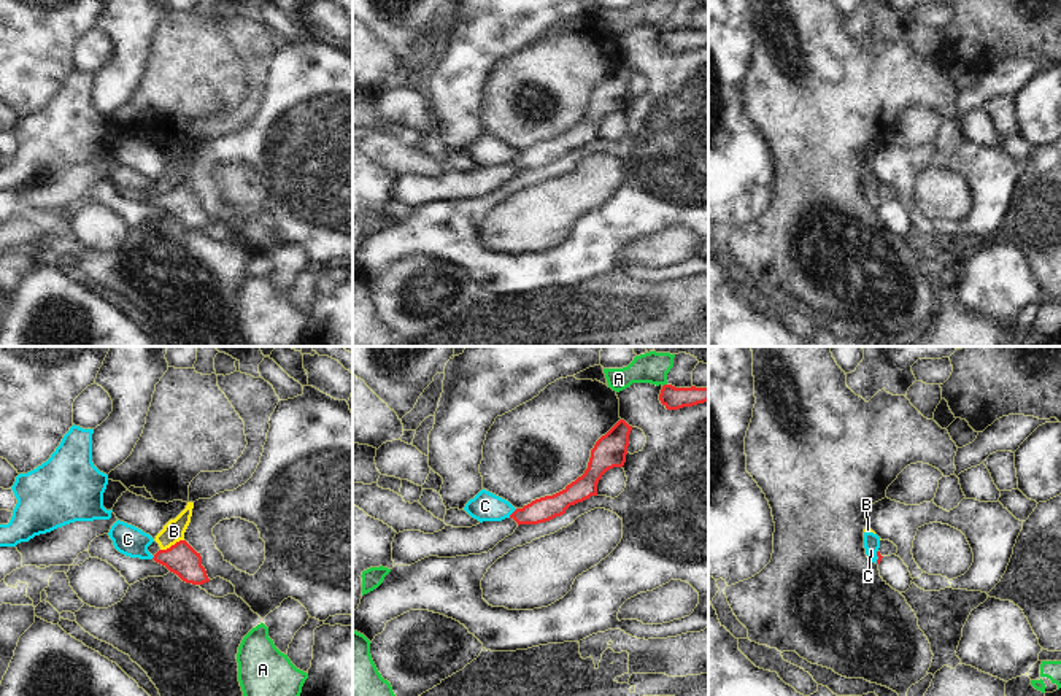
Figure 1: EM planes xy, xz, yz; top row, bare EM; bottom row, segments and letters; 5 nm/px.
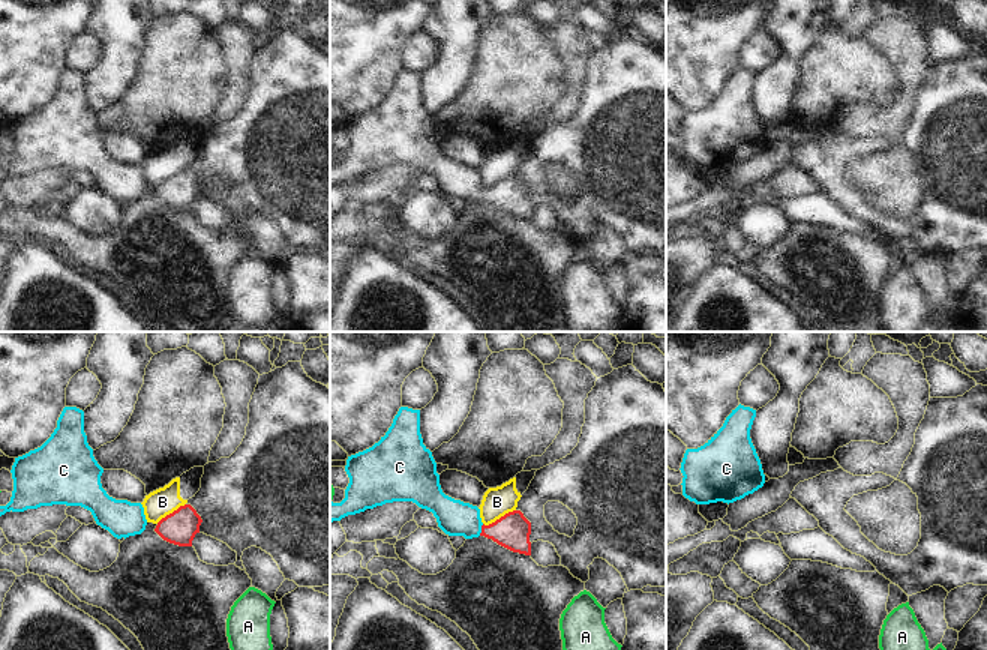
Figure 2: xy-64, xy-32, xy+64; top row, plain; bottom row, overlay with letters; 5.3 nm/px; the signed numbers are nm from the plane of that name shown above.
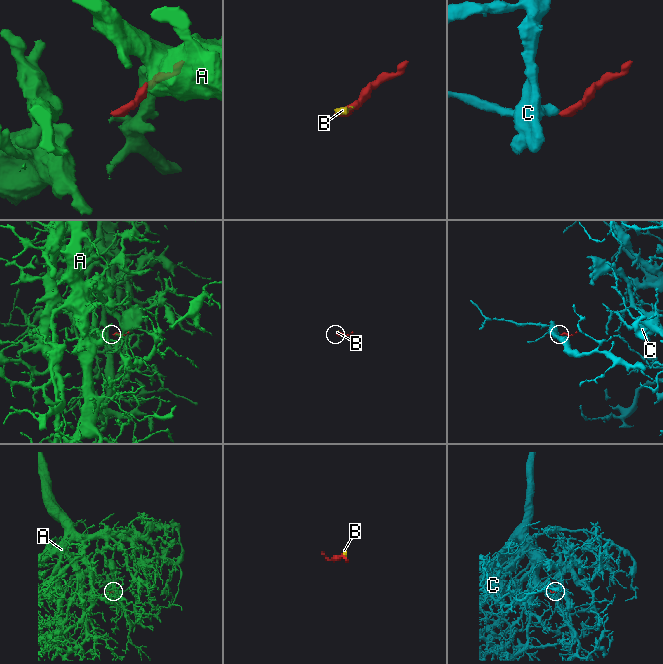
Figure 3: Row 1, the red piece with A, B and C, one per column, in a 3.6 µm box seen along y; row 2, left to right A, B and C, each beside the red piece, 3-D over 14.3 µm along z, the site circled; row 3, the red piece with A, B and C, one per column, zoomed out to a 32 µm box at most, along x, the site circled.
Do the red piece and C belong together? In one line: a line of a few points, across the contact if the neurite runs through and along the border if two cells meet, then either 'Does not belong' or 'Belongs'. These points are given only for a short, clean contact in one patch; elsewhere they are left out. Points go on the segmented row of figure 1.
Line: xz (548, 507), (532, 514), (512, 514), (485, 506). Belongs.

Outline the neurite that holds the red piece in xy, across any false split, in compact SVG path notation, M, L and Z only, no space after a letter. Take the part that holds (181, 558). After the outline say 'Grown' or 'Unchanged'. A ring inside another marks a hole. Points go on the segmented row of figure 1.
M179 540L167 550L159 550L152 559L165 566L186 583L203 585L210 582L206 570L202 566L200 553L186 540Z. Unchanged.

